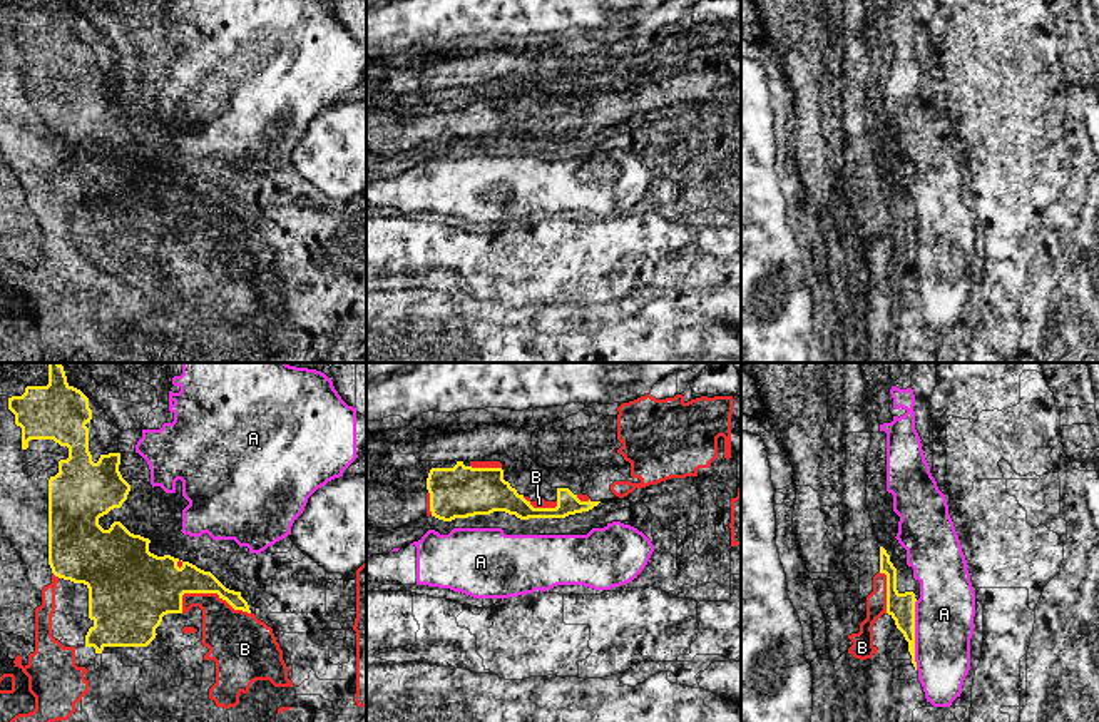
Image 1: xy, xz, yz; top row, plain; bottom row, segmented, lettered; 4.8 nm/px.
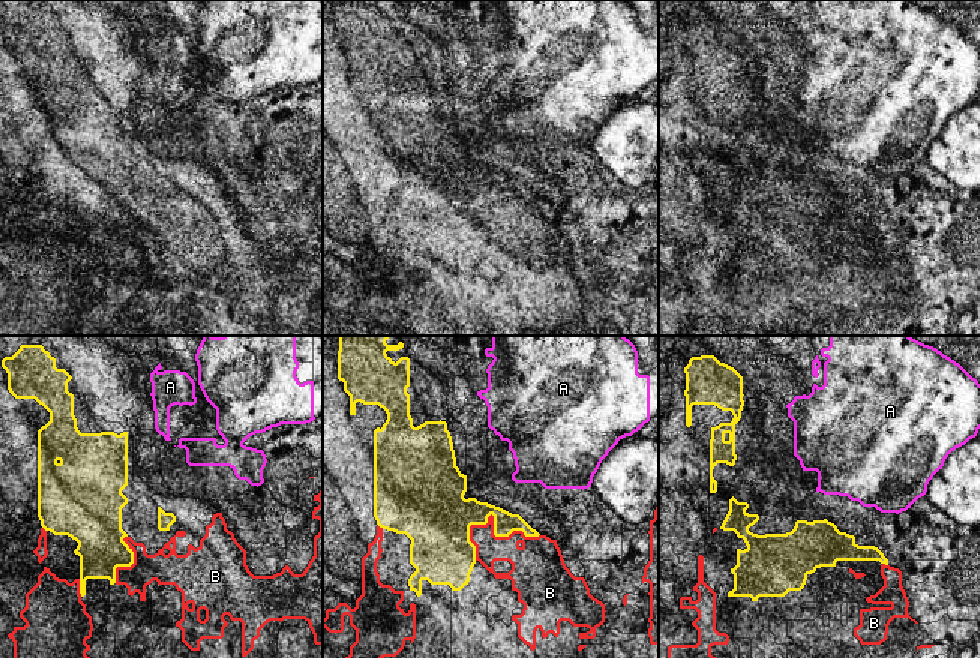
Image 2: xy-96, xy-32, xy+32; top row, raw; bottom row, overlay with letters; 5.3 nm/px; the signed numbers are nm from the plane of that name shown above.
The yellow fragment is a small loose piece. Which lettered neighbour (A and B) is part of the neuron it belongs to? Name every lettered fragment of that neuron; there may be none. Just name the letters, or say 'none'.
B

